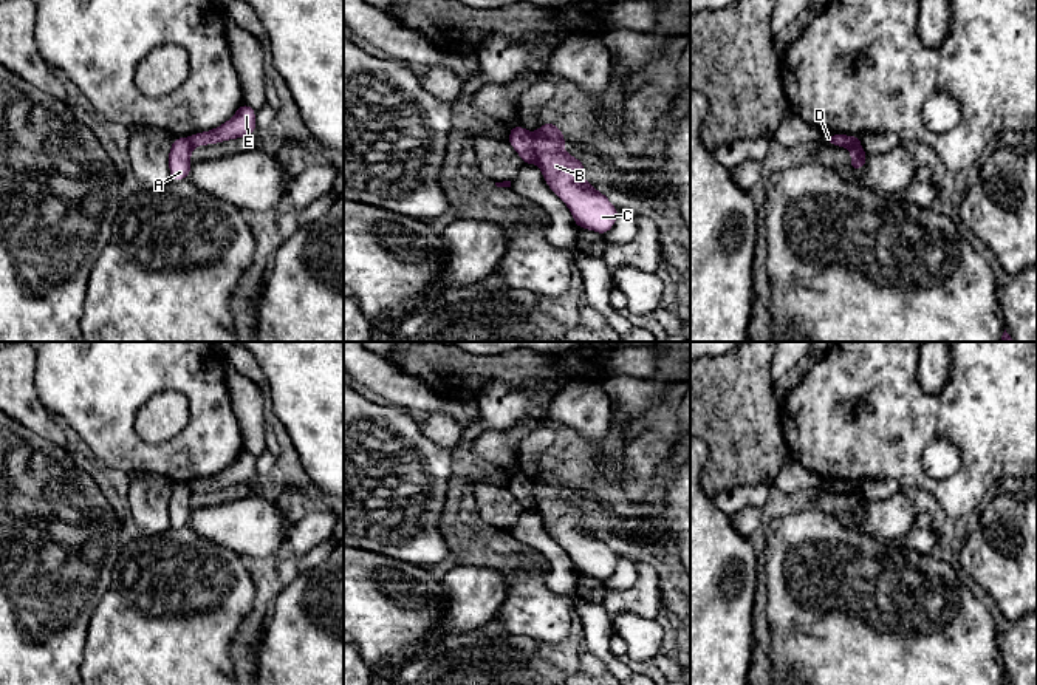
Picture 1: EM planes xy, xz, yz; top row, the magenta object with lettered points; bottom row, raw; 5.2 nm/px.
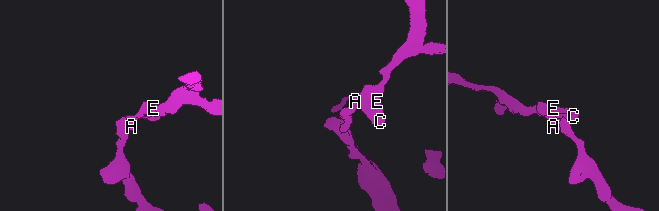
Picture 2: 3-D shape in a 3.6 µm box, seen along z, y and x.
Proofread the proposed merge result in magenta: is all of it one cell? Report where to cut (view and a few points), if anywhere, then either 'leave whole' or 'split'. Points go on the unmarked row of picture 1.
cut in xz along (533, 480), (536, 509); split

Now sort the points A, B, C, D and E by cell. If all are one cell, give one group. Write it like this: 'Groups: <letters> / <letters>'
Groups: A / B C D E

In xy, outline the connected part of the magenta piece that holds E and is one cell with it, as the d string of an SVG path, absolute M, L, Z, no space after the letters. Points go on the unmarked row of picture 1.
M241 450L235 461L214 476L193 479L189 487L192 493L218 490L229 486L251 482L257 476L255 456L251 452Z

